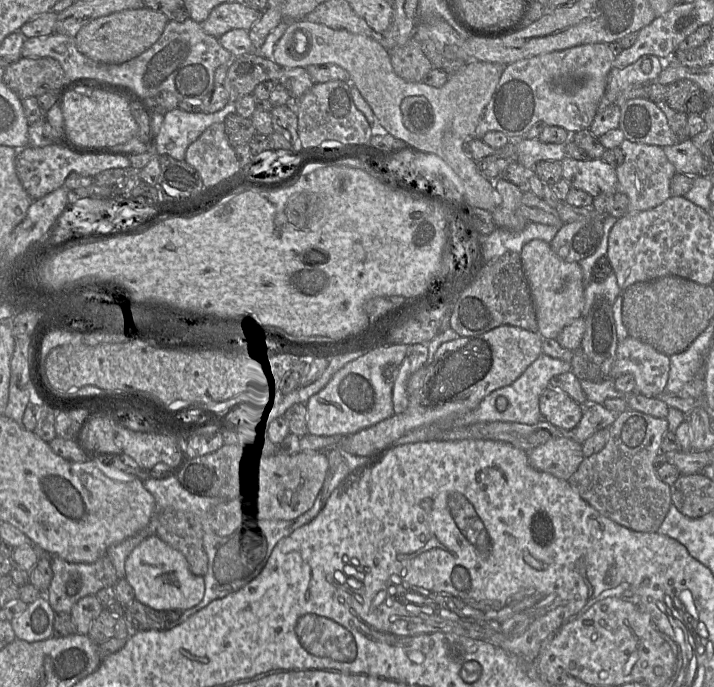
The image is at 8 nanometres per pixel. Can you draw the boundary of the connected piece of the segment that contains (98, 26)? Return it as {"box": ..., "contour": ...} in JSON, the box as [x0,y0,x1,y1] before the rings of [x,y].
{"box":[74,7,169,64],"contour":[[[147,7],[128,9],[96,18],[83,26],[74,37],[77,50],[96,62],[122,64],[139,56],[162,35],[169,19]]]}

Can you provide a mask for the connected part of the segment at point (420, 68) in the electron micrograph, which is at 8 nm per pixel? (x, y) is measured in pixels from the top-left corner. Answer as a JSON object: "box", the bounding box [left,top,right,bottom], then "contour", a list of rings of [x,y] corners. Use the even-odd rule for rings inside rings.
{"box":[389,36,433,82],"contour":[[[414,36],[405,45],[390,49],[389,56],[395,73],[405,81],[421,82],[433,69]]]}

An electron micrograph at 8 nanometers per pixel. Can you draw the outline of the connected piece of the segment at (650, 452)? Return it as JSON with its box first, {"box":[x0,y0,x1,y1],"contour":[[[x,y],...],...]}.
{"box":[567,409,672,532],"contour":[[[627,409],[618,415],[608,429],[609,439],[604,448],[585,457],[567,481],[583,500],[612,521],[638,532],[657,532],[672,504],[670,486],[656,474],[660,446],[668,431],[668,422],[666,418]]]}

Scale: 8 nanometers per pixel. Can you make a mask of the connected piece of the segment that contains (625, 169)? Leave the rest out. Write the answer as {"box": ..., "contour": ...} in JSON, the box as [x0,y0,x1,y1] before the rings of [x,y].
{"box":[616,139,676,214],"contour":[[[627,139],[623,140],[620,148],[624,154],[624,161],[616,168],[617,192],[625,194],[629,199],[627,214],[653,209],[671,197],[670,182],[676,170],[667,159],[663,148],[638,144]]]}

